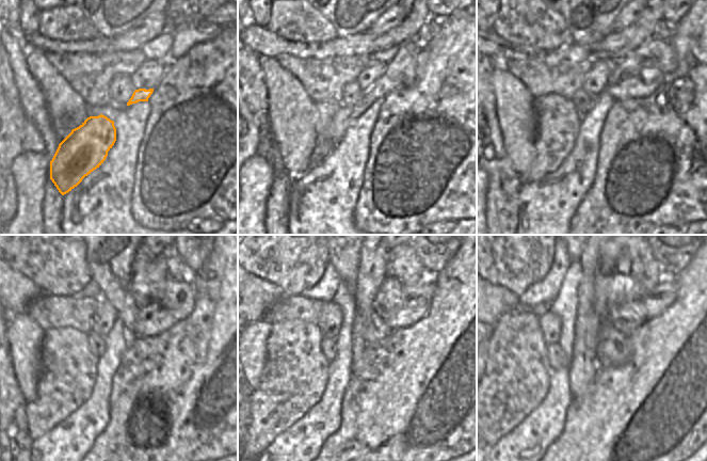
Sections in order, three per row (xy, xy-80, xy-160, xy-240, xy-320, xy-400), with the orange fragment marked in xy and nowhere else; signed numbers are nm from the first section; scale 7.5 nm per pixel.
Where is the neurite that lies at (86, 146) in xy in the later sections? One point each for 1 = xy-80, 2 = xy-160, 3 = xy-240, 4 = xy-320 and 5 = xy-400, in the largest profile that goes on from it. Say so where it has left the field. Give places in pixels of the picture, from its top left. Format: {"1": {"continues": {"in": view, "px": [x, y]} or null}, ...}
{"1": {"continues": {"in": "xy-80", "px": [401, 70]}}, "2": {"continues": {"in": "xy-160", "px": [641, 72]}}, "3": {"continues": {"in": "xy-240", "px": [176, 301]}}, "4": {"continues": {"in": "xy-320", "px": [419, 301]}}, "5": {"continues": {"in": "xy-400", "px": [663, 295]}}}

